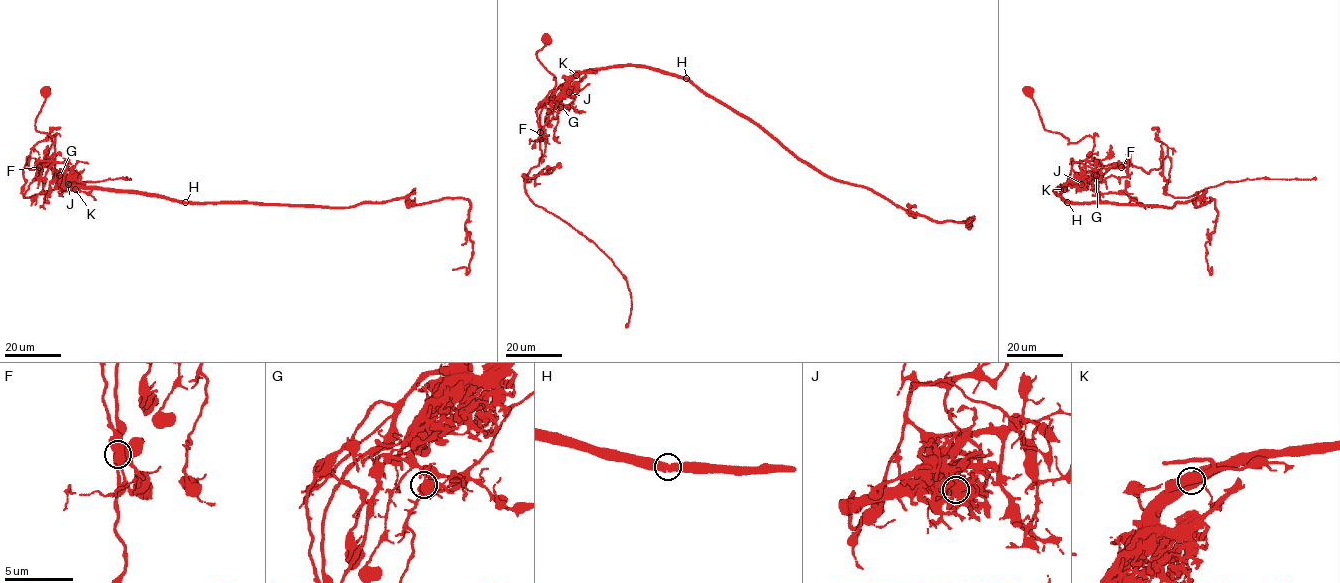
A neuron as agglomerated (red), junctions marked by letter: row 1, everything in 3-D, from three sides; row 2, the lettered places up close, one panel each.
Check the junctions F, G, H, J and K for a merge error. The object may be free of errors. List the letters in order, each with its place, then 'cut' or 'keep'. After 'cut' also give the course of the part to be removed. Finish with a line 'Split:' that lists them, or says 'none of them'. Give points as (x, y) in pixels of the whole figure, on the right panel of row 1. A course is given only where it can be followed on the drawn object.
F: (1121, 167) | keep
G: (1096, 175) | keep
H: (1067, 202) | keep
J: (1081, 184) | keep
K: (1064, 189) | cut | (1064, 189), (1055, 191), (1065, 202), (1172, 207), (1212, 198), (1217, 219), (1206, 242), (1211, 270)
Split: K

